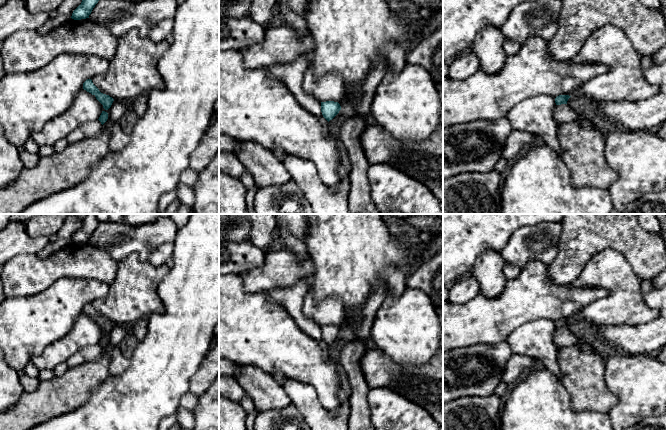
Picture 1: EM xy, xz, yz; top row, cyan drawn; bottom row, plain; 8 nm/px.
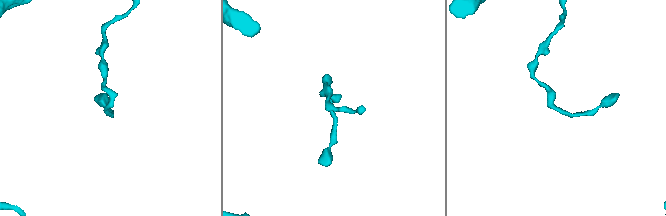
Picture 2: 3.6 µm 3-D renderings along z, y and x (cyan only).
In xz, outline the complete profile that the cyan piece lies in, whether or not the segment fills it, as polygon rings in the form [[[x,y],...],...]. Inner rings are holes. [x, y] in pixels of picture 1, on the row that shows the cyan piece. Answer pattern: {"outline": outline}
{"outline": [[[326,101],[321,102],[321,112],[323,117],[329,122],[332,120],[341,110],[341,106],[338,102]]]}

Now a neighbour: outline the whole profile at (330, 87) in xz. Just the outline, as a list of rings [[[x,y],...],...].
[[[311,63],[306,70],[303,88],[320,102],[340,102],[344,93],[343,79],[340,74],[330,72],[322,77],[315,77]]]

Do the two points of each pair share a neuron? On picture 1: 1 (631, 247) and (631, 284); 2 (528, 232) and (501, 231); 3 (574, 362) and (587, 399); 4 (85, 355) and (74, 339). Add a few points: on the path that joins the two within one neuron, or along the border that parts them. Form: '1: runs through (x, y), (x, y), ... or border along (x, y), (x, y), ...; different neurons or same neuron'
1: border along (615, 249), (624, 256), (632, 270), (642, 280); different neurons
2: border along (536, 224), (523, 225), (517, 228), (500, 250); different neurons
3: runs through (582, 371), (587, 390); same neuron
4: border along (97, 343), (77, 350), (65, 361); different neurons

